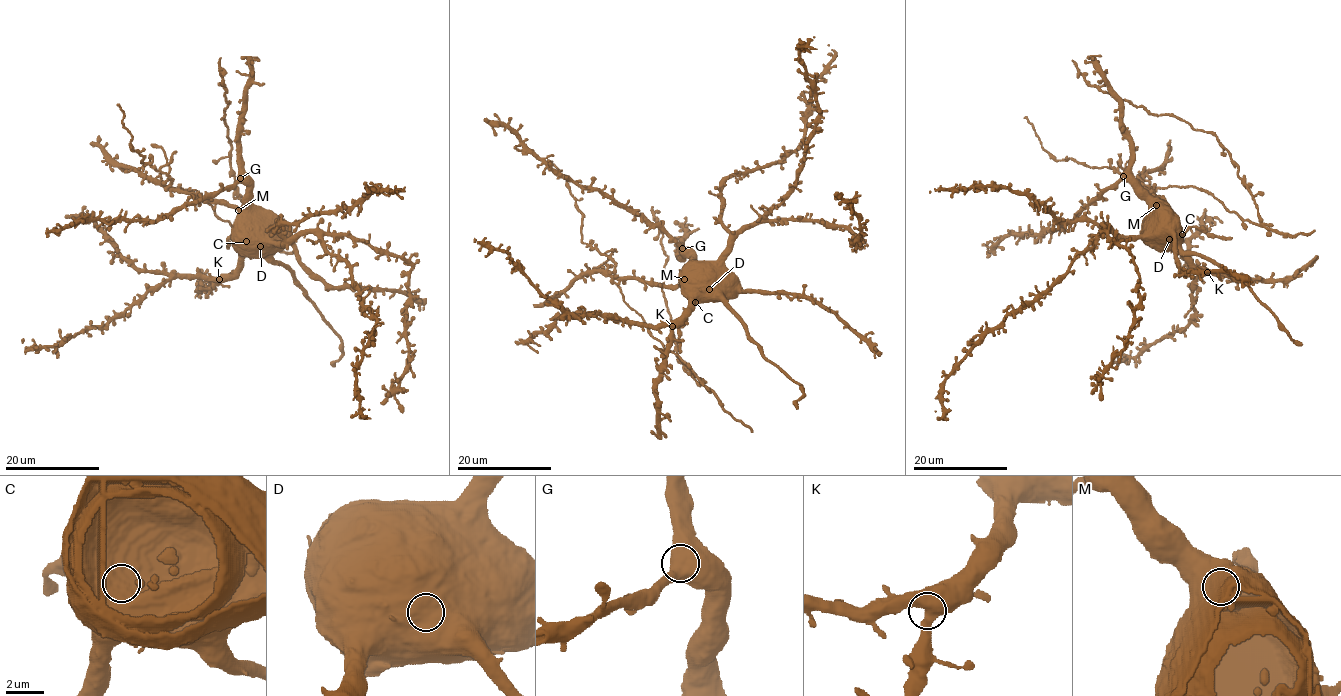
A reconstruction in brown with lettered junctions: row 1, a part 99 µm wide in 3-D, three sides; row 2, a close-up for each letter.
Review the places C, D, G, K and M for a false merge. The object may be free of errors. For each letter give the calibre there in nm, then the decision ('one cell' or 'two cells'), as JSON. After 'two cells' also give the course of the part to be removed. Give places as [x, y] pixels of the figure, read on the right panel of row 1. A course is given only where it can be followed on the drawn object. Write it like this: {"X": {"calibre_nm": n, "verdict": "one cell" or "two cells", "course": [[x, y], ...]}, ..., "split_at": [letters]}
{"C": {"calibre_nm": 800, "verdict": "two cells", "course": [[1182, 234], [1191, 226], [1198, 226], [1207, 233], [1231, 239]]}, "D": {"calibre_nm": 850, "verdict": "one cell"}, "G": {"calibre_nm": 650, "verdict": "one cell"}, "K": {"calibre_nm": 600, "verdict": "one cell"}, "M": {"calibre_nm": 700, "verdict": "one cell"}, "split_at": ["C"]}

